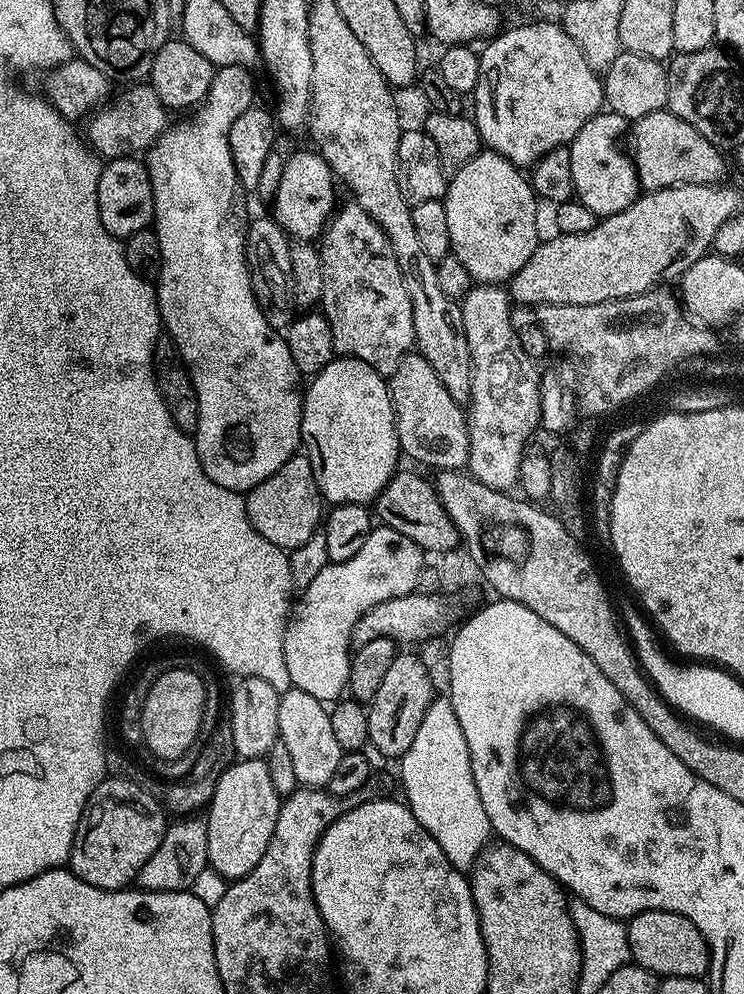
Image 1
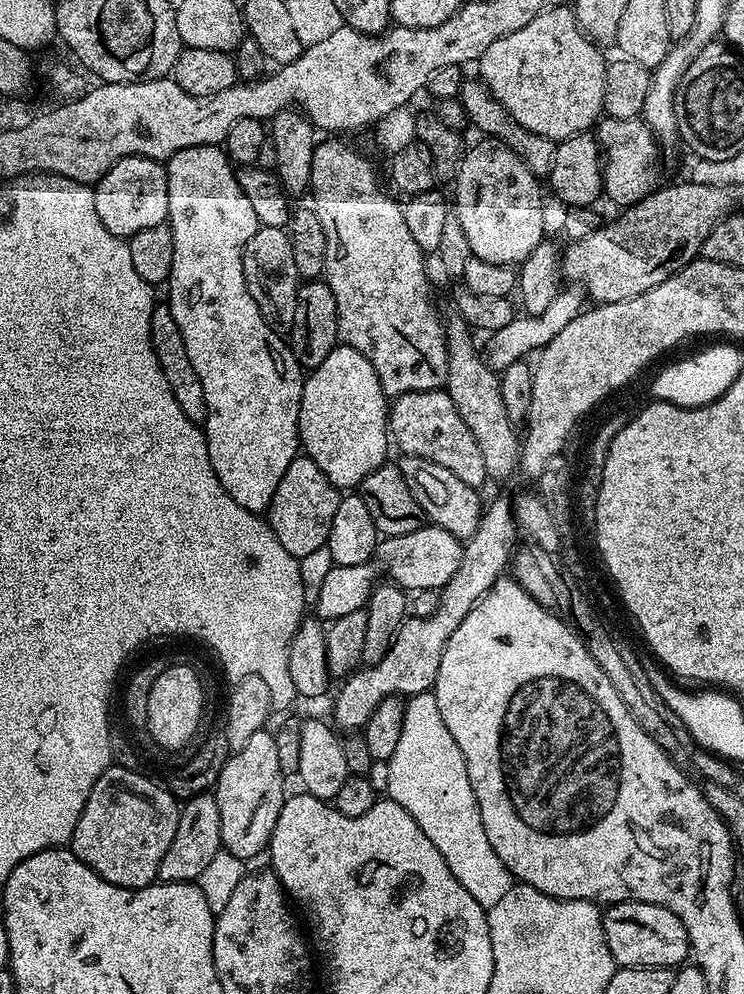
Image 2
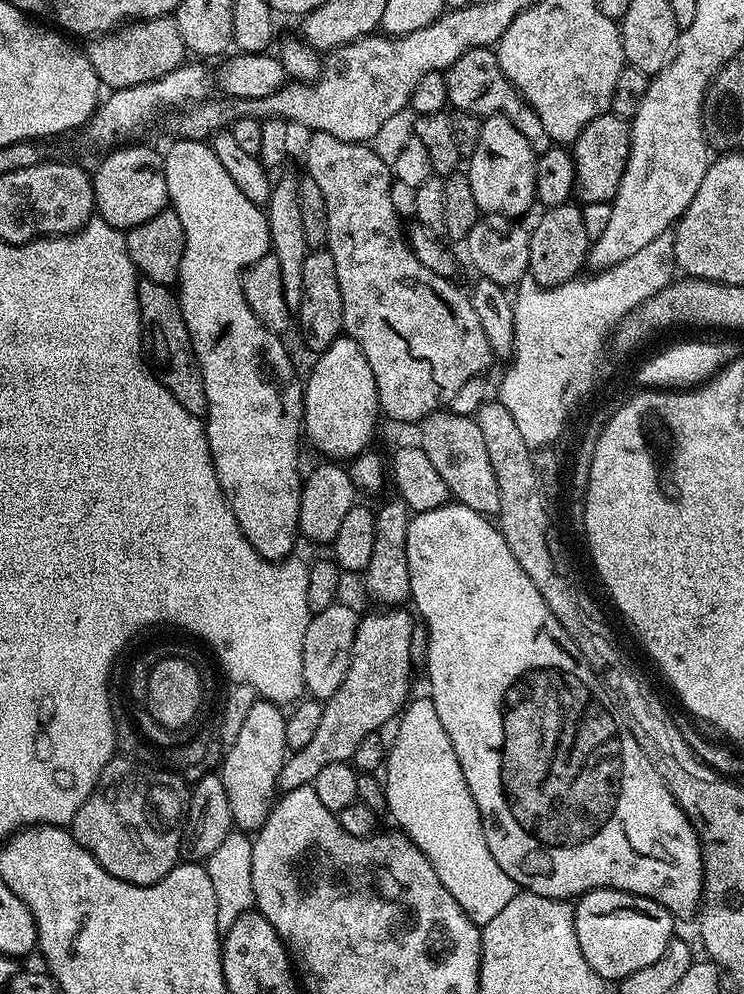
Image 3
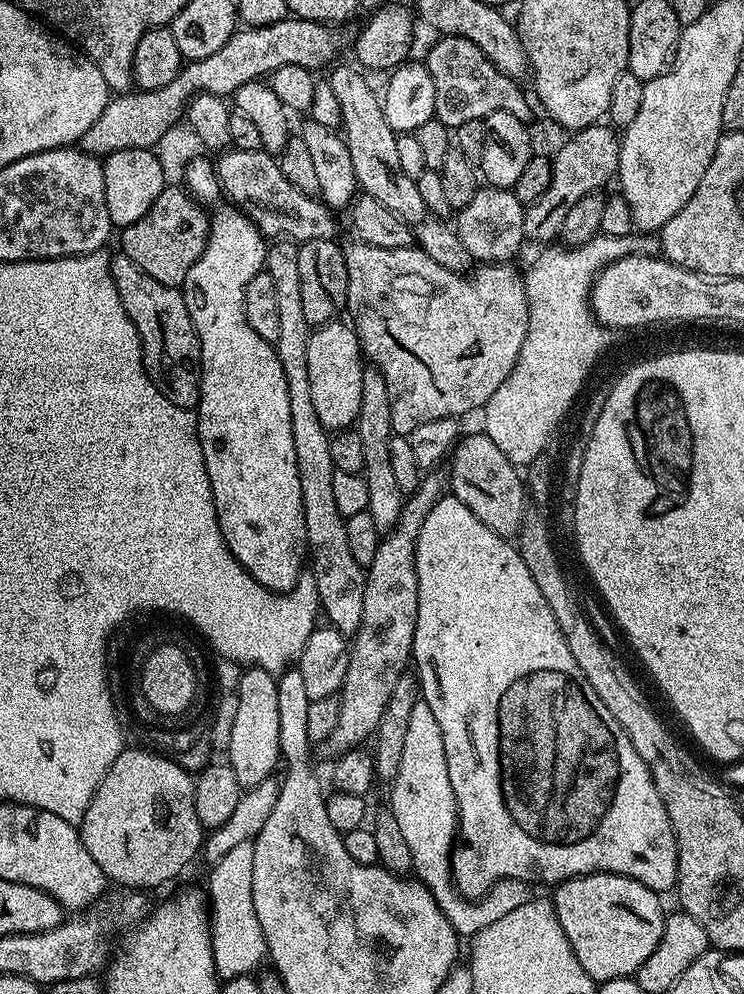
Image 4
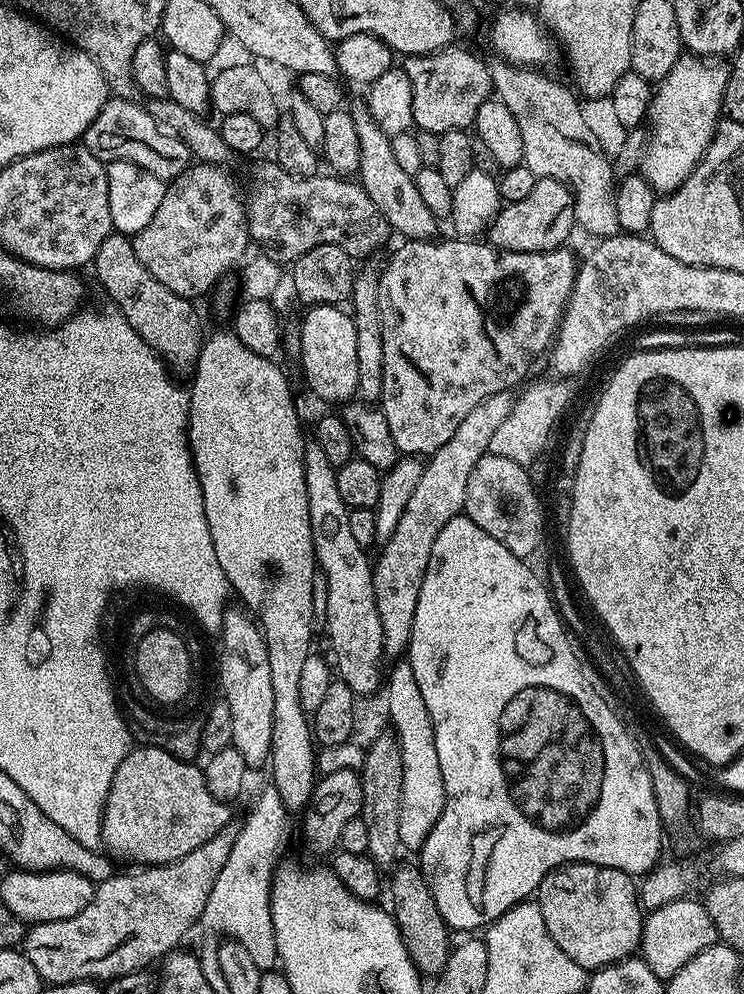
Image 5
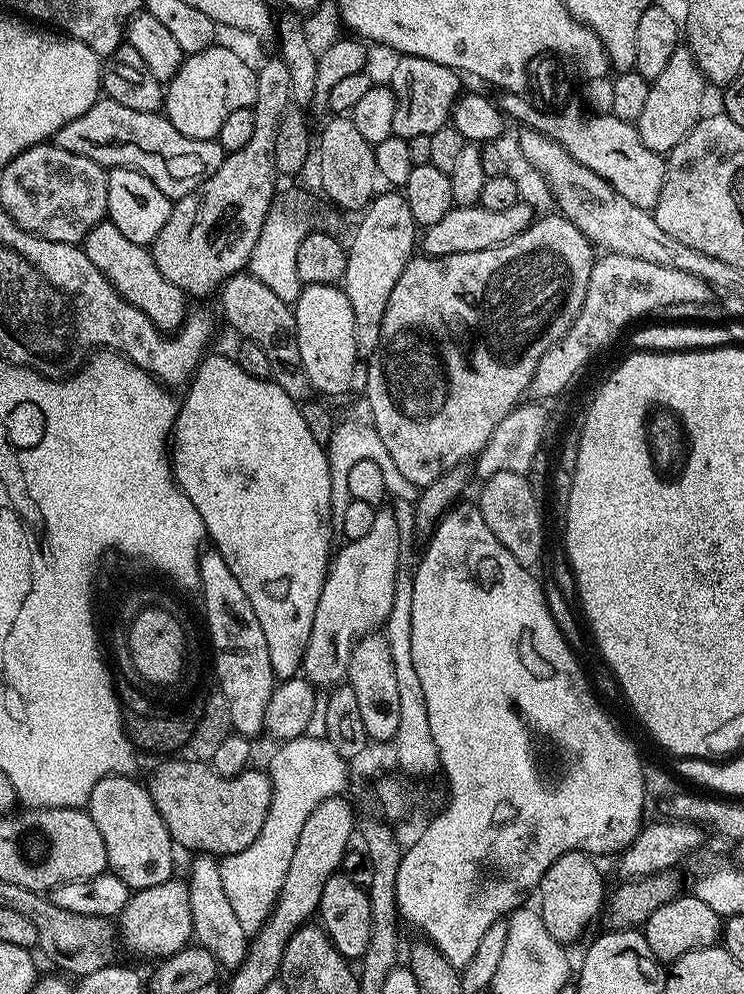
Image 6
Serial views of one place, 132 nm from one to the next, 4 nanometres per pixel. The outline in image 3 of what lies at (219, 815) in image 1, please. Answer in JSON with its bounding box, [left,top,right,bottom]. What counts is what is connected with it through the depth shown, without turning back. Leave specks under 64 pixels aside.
[218,698,288,834]

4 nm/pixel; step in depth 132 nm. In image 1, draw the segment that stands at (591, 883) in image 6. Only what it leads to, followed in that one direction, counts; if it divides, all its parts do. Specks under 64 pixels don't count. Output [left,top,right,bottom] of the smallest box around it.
[626,910,708,978]

